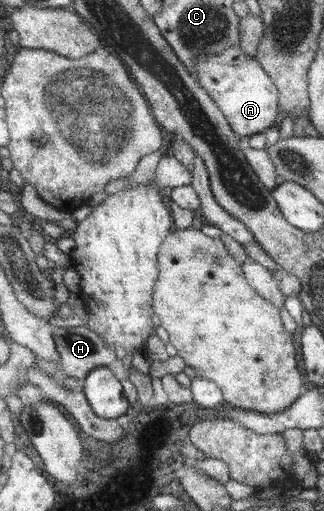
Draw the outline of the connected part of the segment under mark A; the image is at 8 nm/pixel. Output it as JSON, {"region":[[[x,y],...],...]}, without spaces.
{"region":[[[240,44],[229,46],[213,56],[199,56],[197,76],[238,136],[257,135],[279,122],[280,88],[261,63],[249,56]]]}

